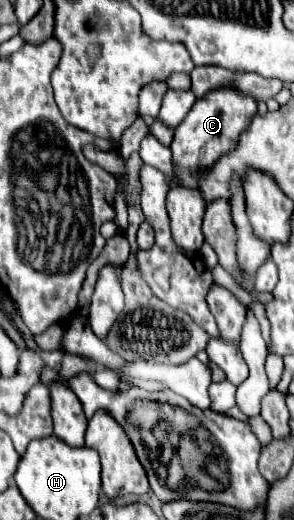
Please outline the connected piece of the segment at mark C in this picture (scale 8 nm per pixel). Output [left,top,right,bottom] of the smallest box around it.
[171,86,257,188]

